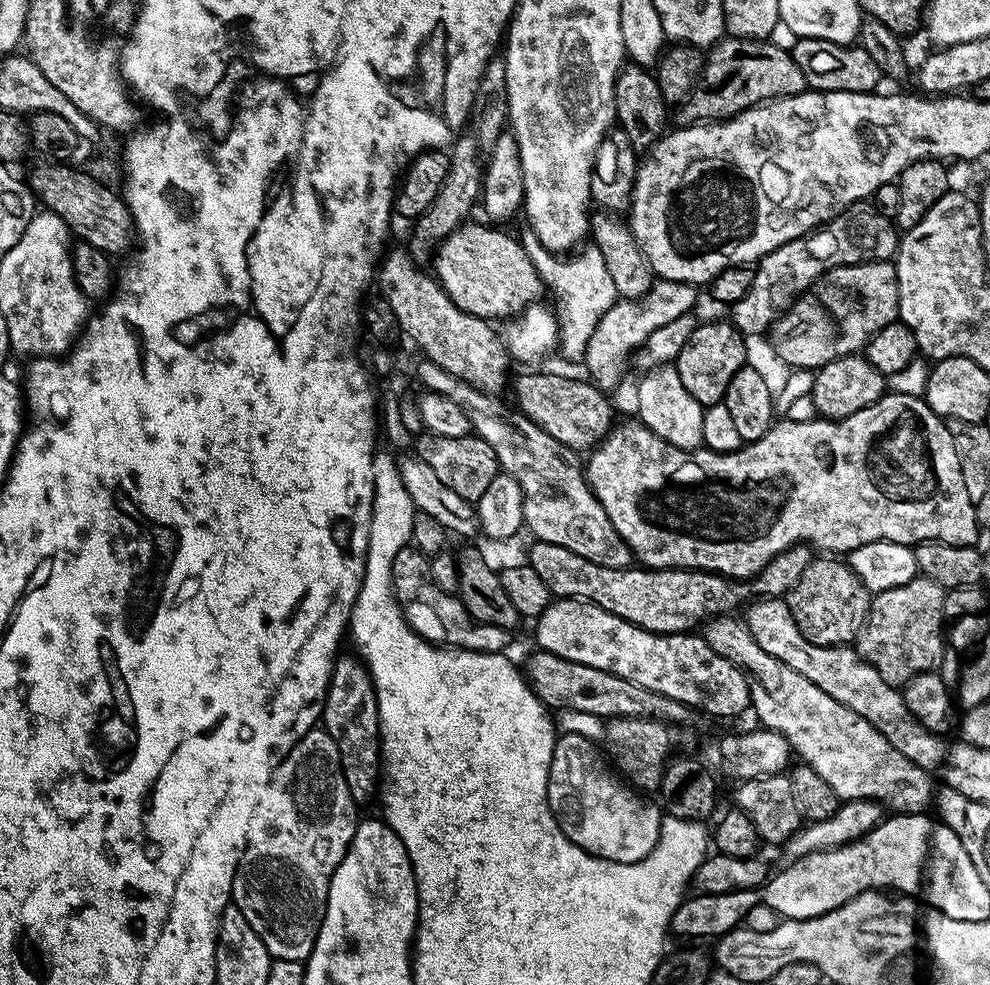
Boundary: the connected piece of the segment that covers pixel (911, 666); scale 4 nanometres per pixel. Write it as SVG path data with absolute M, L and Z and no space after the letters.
M917 574L912 580L871 597L864 624L856 631L854 650L874 666L886 682L903 686L919 672L939 669L944 649L944 598L946 592L929 576Z

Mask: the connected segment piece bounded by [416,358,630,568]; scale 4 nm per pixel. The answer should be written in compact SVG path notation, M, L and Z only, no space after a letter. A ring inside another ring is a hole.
M424 358L421 361L416 368L416 376L425 384L423 387L429 392L436 392L439 396L450 398L450 402L458 402L458 406L462 406L466 414L471 431L482 437L490 446L490 450L494 450L497 465L521 484L521 492L524 495L524 524L527 530L529 528L533 532L536 540L545 540L554 546L566 546L566 550L574 550L574 554L582 554L582 558L590 558L590 562L598 562L602 566L623 568L629 563L628 547L616 535L610 518L596 500L581 469L579 472L574 465L564 461L566 452L557 440L550 438L546 430L542 430L515 407L507 408L500 401L499 395L479 392L478 389L471 388L466 382L462 382L462 378L454 378L454 374L442 370L442 366L438 366L430 359Z

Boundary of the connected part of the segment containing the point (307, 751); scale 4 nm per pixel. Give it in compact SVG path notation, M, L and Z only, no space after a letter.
M317 726L311 728L311 730L288 751L286 758L277 766L276 773L270 778L270 782L266 786L262 798L258 798L258 806L254 806L254 814L250 818L250 830L246 838L244 853L240 859L239 866L236 867L236 877L232 883L231 903L235 904L238 910L242 910L246 922L250 922L250 926L254 926L254 934L258 934L258 938L262 938L266 950L275 959L299 960L304 962L307 961L309 954L312 953L312 947L316 941L316 936L320 933L320 923L324 920L324 911L326 910L328 891L330 890L330 878L334 874L334 870L342 862L342 858L346 854L348 844L352 840L352 835L358 823L358 815L356 816L356 812L358 812L357 805L352 803L350 790L346 786L346 778L342 774L342 766L340 765L340 755L338 754L336 740L329 732L325 732L323 727Z

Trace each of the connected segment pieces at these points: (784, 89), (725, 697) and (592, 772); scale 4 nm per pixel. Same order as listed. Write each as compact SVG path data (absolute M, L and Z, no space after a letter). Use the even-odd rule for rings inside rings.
M724 38L707 49L700 78L687 100L675 109L674 120L680 126L724 122L756 104L783 96L796 96L807 88L806 78L802 78L802 70L798 70L798 62L794 62L791 52L774 46L768 40Z
M567 598L553 599L546 611L541 616L535 617L534 624L536 624L535 647L541 652L549 652L570 662L582 662L582 666L594 666L598 670L618 674L618 678L626 678L626 682L638 682L638 686L646 686L646 690L666 694L666 698L674 698L678 702L690 705L694 710L700 711L701 708L712 716L736 716L743 708L749 707L748 683L744 673L726 658L722 658L722 654L713 650L704 641L703 635L647 632L646 629L634 626L602 610L596 604L591 604L589 600Z
M570 733L561 735L557 739L548 775L548 805L552 817L556 819L557 826L564 831L567 840L574 842L592 856L600 856L603 860L613 860L623 864L638 862L646 858L646 854L650 854L650 850L654 850L654 846L660 840L661 809L655 803L647 804L640 797L643 795L639 791L621 782L611 771L608 773L600 765L600 756L592 743L589 738Z

